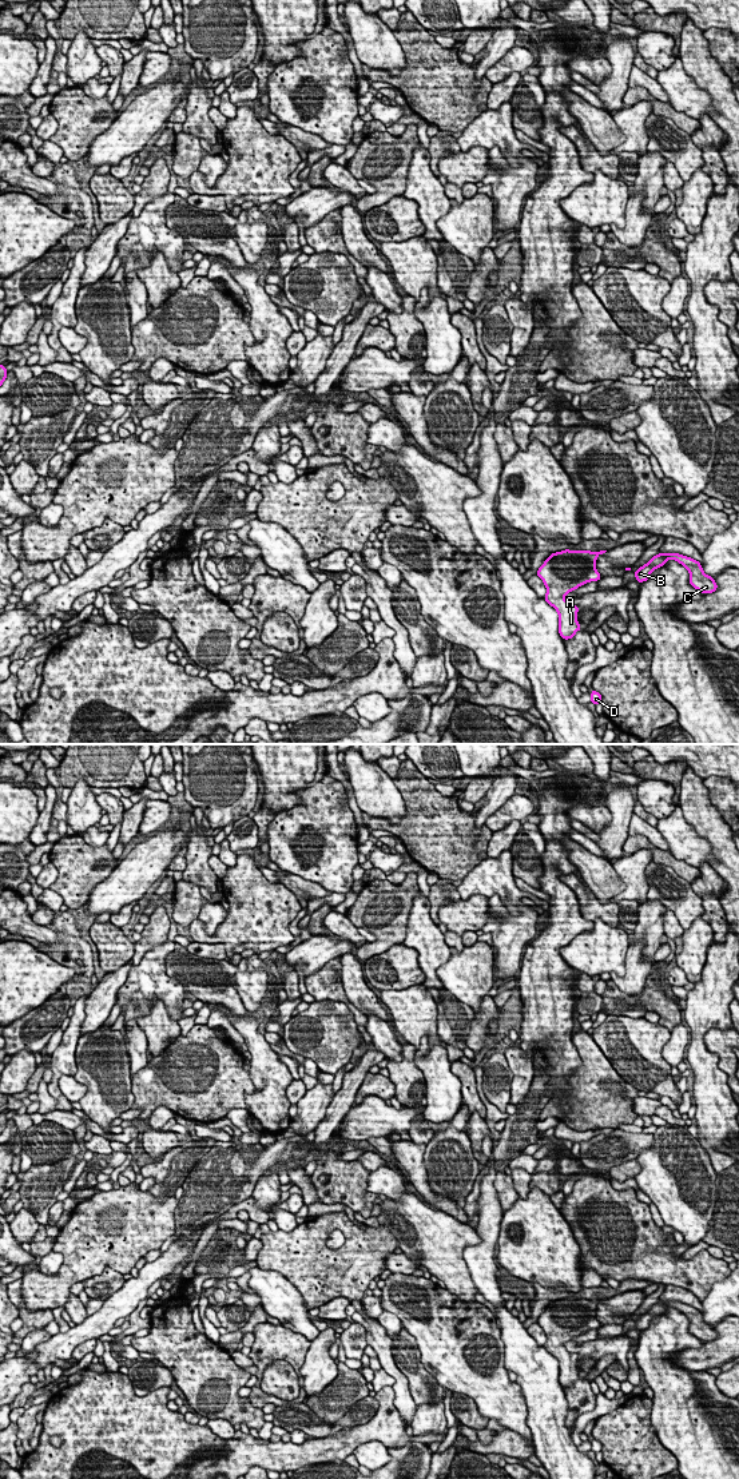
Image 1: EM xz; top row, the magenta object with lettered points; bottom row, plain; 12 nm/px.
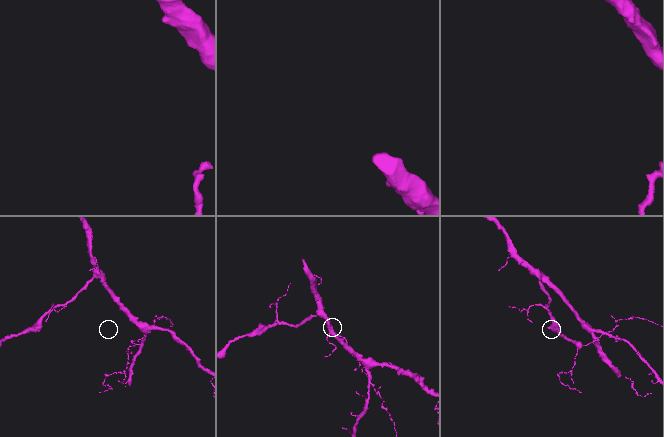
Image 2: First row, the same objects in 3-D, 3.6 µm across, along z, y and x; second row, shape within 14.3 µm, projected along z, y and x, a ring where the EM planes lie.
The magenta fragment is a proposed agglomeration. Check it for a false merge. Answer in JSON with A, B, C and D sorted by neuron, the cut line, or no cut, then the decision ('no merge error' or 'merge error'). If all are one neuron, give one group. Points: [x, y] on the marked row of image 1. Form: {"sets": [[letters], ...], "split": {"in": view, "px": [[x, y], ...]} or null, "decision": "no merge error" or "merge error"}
{"sets": [["A", "B", "C", "D"]], "split": null, "decision": "no merge error"}

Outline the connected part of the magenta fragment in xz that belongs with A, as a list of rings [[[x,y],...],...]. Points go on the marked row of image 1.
[[[561,550],[552,553],[537,569],[537,576],[547,587],[544,600],[559,613],[559,633],[564,640],[572,639],[581,625],[577,623],[579,607],[568,604],[564,596],[573,589],[599,581],[596,558],[607,550]]]

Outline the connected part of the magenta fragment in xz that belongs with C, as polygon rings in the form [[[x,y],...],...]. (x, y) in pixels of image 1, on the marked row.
[[[659,553],[653,556],[645,565],[635,570],[636,581],[647,581],[651,576],[651,572],[666,565],[668,558],[680,562],[690,572],[690,584],[699,592],[712,593],[718,589],[718,584],[715,583],[714,577],[707,576],[703,572],[699,561],[679,553]]]

